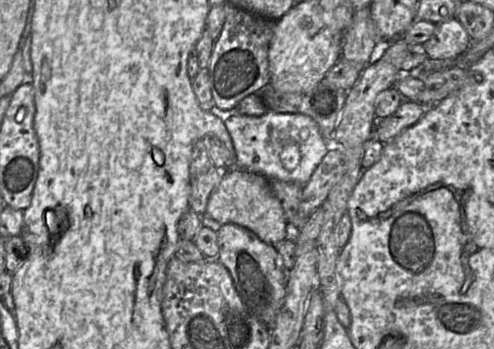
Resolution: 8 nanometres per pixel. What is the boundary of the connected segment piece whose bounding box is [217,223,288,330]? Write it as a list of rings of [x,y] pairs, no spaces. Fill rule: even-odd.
[[[232,223],[222,225],[217,235],[217,260],[229,271],[248,310],[271,330],[283,305],[288,282],[288,272],[281,264],[277,246],[263,242],[252,231]]]

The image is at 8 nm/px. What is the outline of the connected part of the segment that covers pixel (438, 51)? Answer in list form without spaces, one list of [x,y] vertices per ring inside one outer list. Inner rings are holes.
[[[457,18],[437,25],[434,34],[423,46],[431,59],[455,59],[463,55],[471,39]]]

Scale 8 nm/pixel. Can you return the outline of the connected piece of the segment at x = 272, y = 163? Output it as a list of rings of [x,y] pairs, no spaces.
[[[270,109],[261,116],[234,112],[224,115],[224,123],[234,147],[235,168],[262,174],[267,179],[305,185],[332,148],[317,123],[305,114],[280,113]]]

